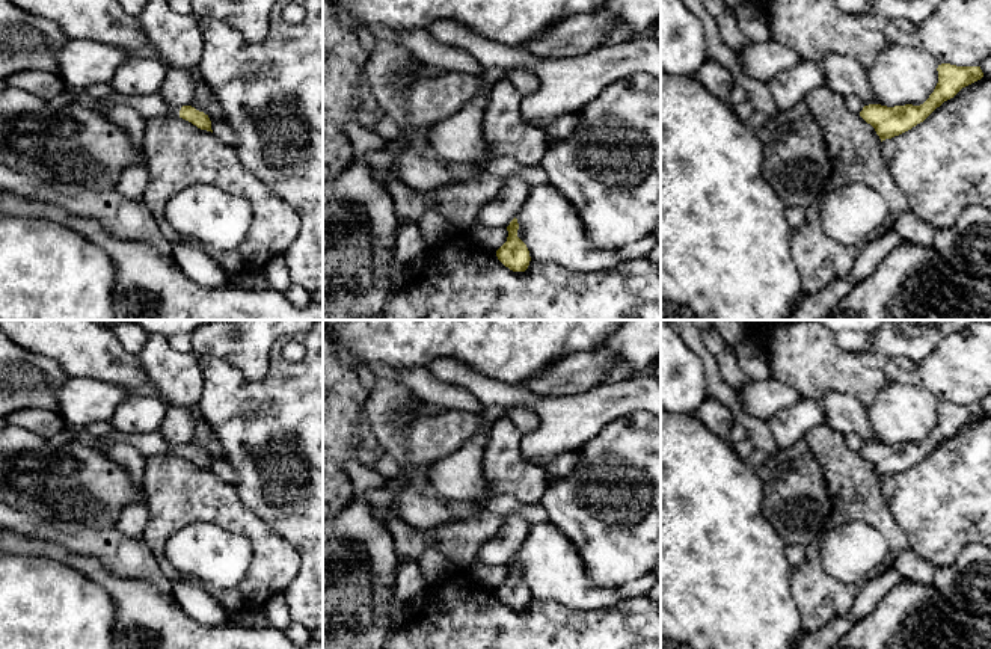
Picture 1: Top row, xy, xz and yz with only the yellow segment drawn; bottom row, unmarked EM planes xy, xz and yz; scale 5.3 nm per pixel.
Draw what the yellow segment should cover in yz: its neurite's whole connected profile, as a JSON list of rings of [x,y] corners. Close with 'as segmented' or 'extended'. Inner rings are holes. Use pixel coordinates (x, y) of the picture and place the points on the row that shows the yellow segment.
[[[941,63],[937,71],[938,83],[929,98],[920,106],[905,104],[887,107],[869,104],[863,107],[860,116],[875,128],[881,142],[923,122],[937,107],[953,98],[962,88],[983,77],[980,66]]]; as segmented

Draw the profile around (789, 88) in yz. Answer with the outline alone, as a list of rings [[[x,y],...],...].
[[[801,60],[768,82],[777,109],[781,112],[792,109],[810,91],[825,85],[827,75],[821,60]]]

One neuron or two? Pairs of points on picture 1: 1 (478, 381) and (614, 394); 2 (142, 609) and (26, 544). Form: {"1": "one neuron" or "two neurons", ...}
{"1": "one neuron", "2": "one neuron"}

